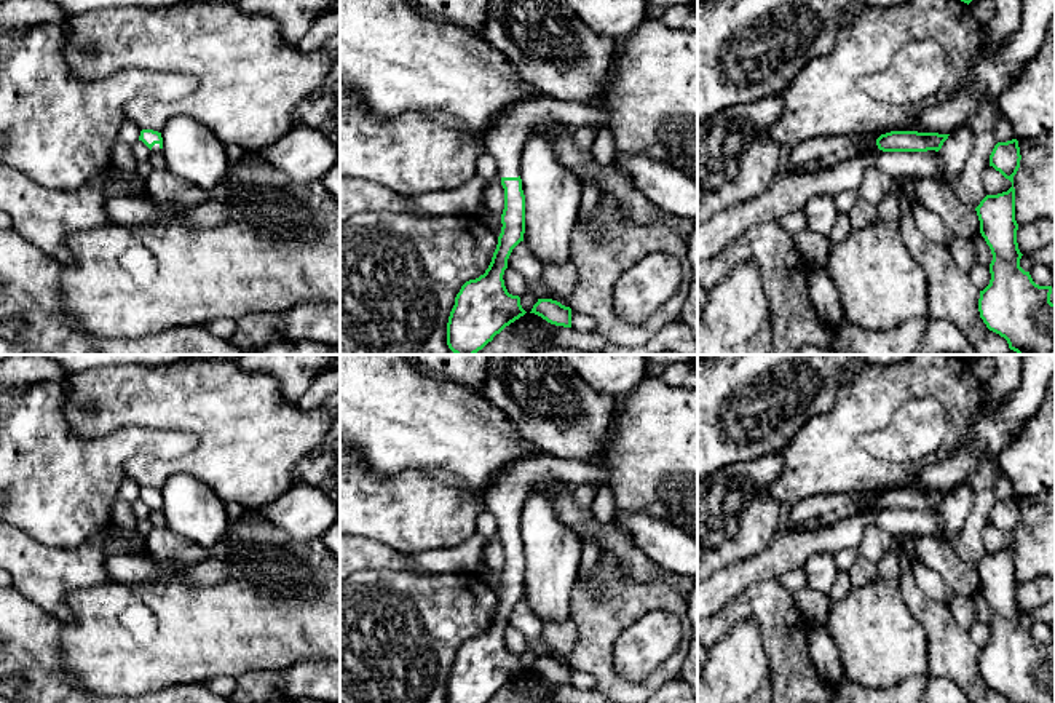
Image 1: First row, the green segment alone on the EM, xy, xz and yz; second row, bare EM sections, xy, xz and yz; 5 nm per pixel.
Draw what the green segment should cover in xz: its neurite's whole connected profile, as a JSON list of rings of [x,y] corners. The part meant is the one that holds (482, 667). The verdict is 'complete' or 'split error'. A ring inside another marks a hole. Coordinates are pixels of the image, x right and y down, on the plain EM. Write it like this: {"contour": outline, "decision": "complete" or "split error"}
{"contour": [[[539,452],[509,465],[485,491],[482,508],[495,514],[504,546],[503,585],[485,631],[466,639],[455,655],[447,681],[447,703],[487,703],[527,671],[520,655],[508,650],[503,633],[512,607],[524,599],[525,591],[525,553],[519,534],[522,506],[531,487],[549,478],[568,486],[600,486],[607,481],[607,470],[597,462]]], "decision": "split error"}

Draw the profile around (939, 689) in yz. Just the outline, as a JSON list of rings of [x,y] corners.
[[[931,677],[919,703],[972,703],[962,689],[946,677]]]

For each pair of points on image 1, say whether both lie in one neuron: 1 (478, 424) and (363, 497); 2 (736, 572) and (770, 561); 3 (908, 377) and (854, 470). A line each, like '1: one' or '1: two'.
1: two
2: one
3: one

